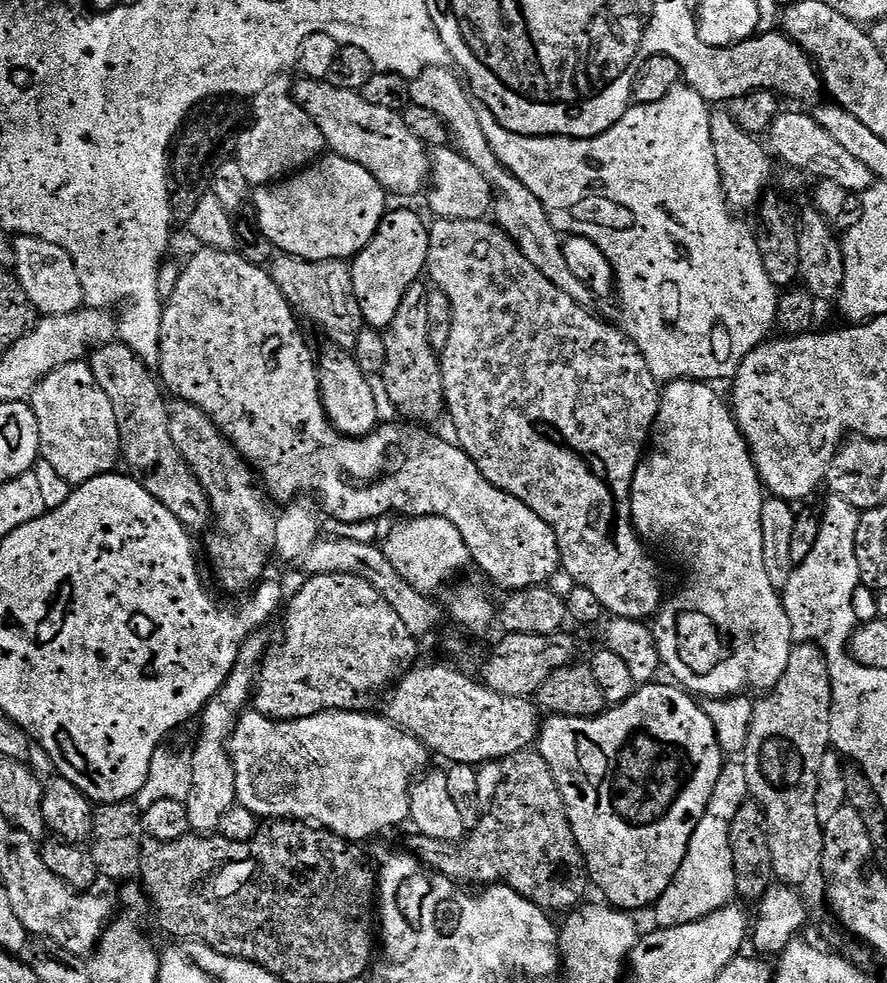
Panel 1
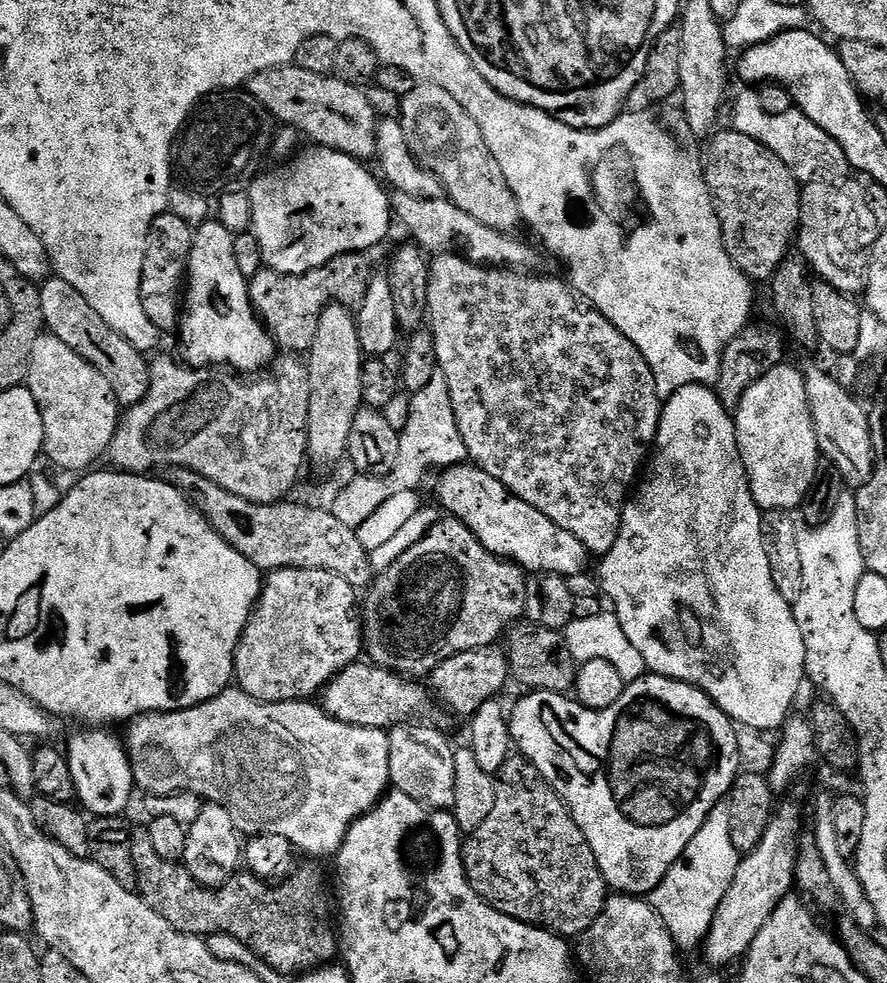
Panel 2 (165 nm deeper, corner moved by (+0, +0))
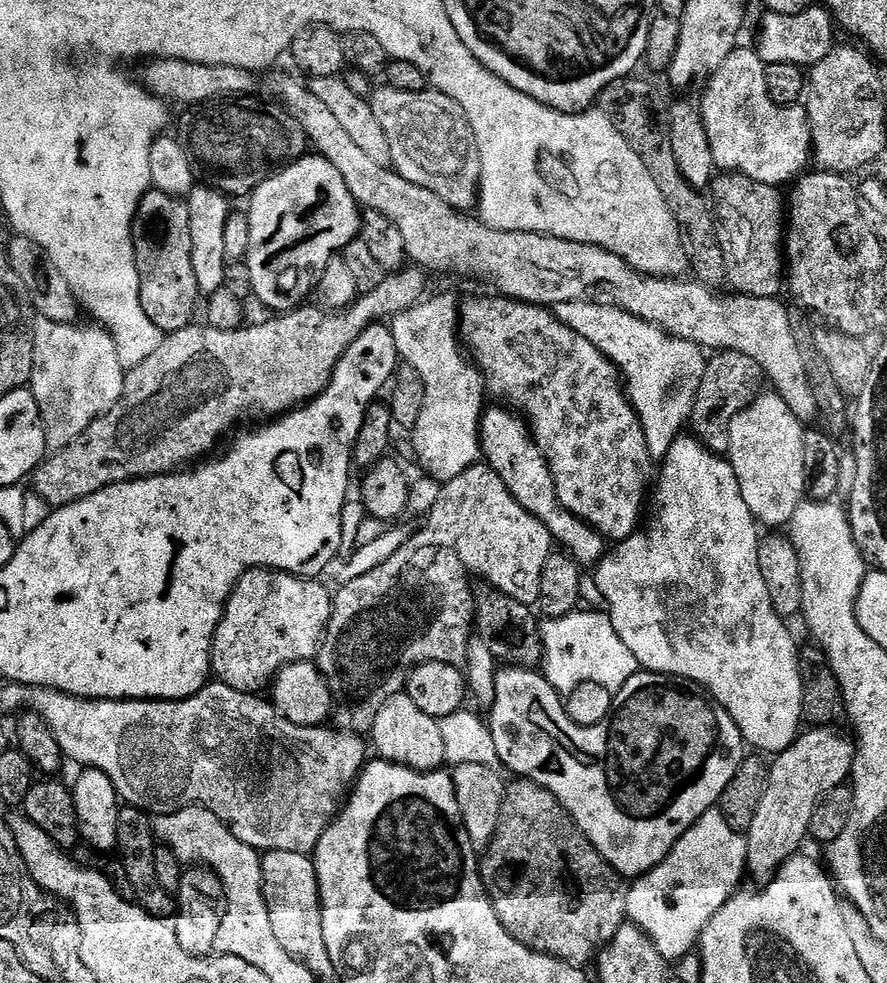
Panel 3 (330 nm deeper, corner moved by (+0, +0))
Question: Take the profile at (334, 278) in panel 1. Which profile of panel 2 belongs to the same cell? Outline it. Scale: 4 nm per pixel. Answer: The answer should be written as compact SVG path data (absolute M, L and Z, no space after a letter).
M345 252L325 265L297 276L260 266L256 273L251 273L248 282L252 309L264 321L265 328L285 353L307 353L314 342L314 334L318 334L322 314L329 304L341 304L344 308L353 310L359 310L362 306L374 275L368 258L363 252Z

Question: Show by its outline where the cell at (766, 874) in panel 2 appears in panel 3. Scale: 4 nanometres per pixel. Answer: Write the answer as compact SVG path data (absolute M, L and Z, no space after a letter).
M828 726L807 729L769 765L762 802L758 802L754 822L746 830L747 871L759 882L771 880L789 857L801 851L800 843L809 839L810 818L820 797L829 788L839 788L849 779L855 760L855 745L849 737L846 739L834 731Z

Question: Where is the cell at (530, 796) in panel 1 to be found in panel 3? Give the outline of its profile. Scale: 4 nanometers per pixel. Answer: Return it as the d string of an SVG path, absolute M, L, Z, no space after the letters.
M523 778L513 779L505 787L500 821L494 838L483 849L480 876L502 926L518 942L535 952L545 952L568 964L588 966L600 949L605 948L626 922L628 888L620 876L598 854L594 845L582 834L572 816L540 784Z

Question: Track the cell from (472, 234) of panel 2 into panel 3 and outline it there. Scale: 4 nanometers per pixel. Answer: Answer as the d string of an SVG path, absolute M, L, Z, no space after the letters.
M288 74L278 84L285 111L299 122L313 149L338 169L359 205L376 209L394 222L405 239L407 254L413 263L460 269L472 276L481 276L492 280L496 287L493 289L503 295L528 304L555 306L571 300L603 302L637 320L658 325L670 336L694 342L701 349L741 352L758 362L767 383L769 380L773 384L769 385L800 421L817 419L819 408L814 390L806 378L797 339L791 330L793 313L782 299L741 294L723 296L723 291L699 282L687 284L684 278L645 276L618 254L596 244L570 242L541 232L494 230L475 215L450 207L433 191L407 182L395 169L382 166L379 159L363 152L325 103L310 91L305 79L295 77Z

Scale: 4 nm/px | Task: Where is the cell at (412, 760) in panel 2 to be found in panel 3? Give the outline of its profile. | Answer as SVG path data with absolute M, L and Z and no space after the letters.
M405 691L396 692L382 704L372 723L370 742L381 759L404 764L420 772L437 771L446 762L439 721L419 709Z

